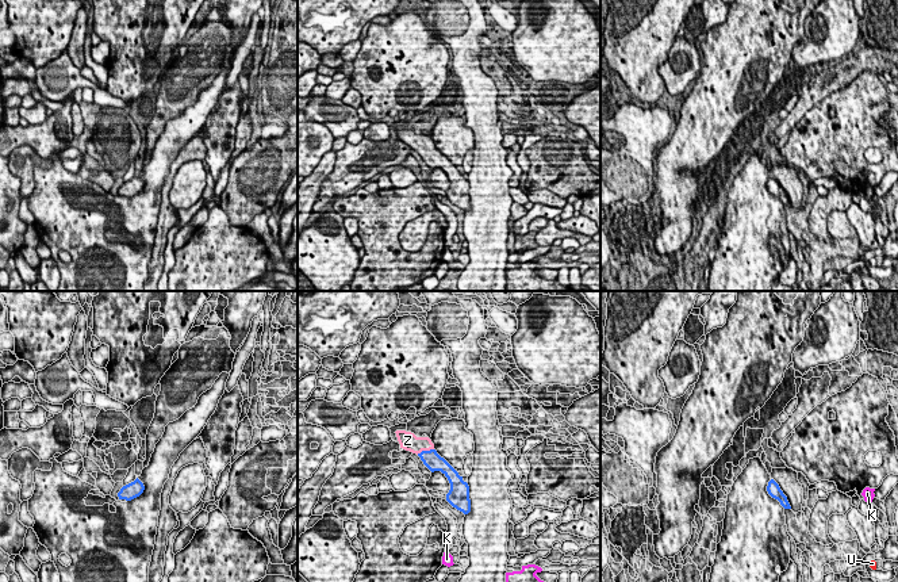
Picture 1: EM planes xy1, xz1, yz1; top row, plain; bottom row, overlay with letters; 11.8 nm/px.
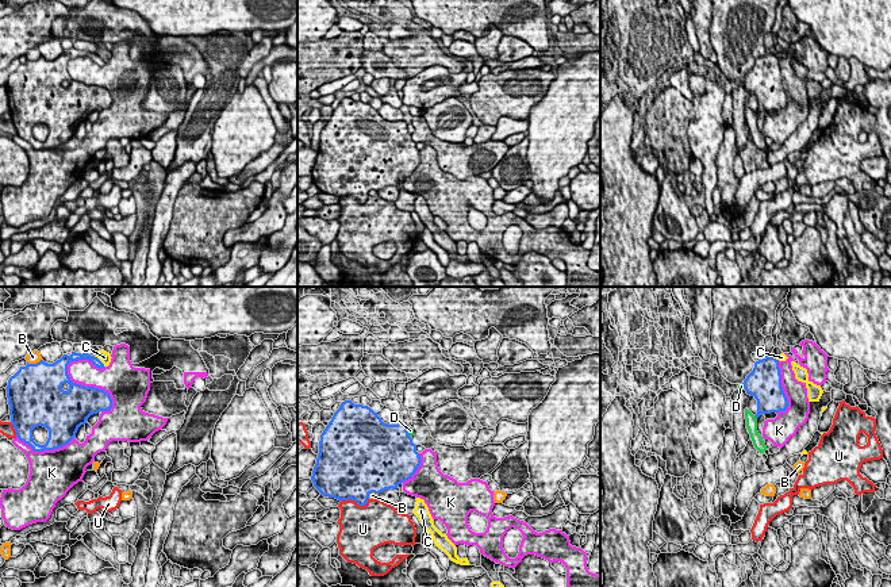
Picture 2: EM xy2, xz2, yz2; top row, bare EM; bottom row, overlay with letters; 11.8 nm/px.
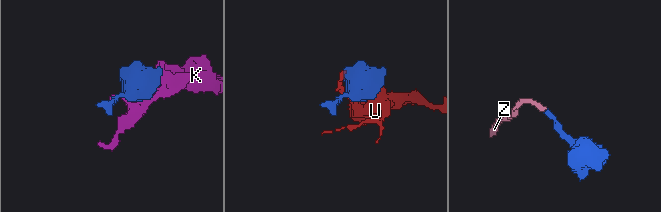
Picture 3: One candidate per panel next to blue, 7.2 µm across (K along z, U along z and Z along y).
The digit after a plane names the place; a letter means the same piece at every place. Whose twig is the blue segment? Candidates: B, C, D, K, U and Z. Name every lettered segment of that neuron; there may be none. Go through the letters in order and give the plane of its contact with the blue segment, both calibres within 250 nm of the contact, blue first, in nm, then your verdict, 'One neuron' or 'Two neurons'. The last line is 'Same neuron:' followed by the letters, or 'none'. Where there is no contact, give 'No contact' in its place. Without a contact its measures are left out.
B: Touches blue in xy2. Thickness 500 nm (blue) against 140 nm. Two neurons
C: Touches blue in xy2. Thickness 90 nm (blue) against 140 nm. Two neurons
D: Touches blue in xz2. Thickness 500 nm (blue) against 70 nm. Two neurons
K: Touches blue in xy2. Thickness 400 nm (blue) against 300 nm. Two neurons
U: Touches blue in xz2. Thickness 460 nm (blue) against 380 nm. Two neurons
Z: Touches blue in xz1. Thickness 200 nm (blue) against 220 nm. One neuron
Same neuron: Z

